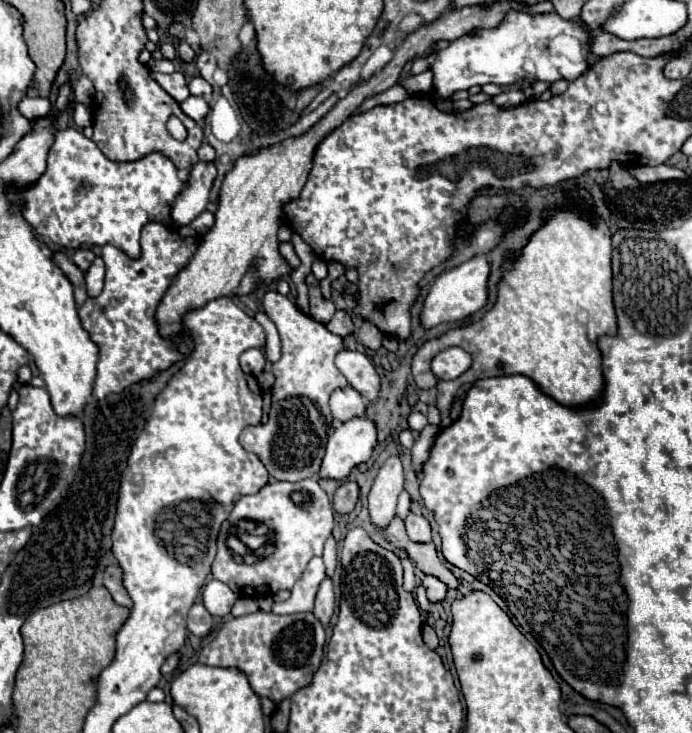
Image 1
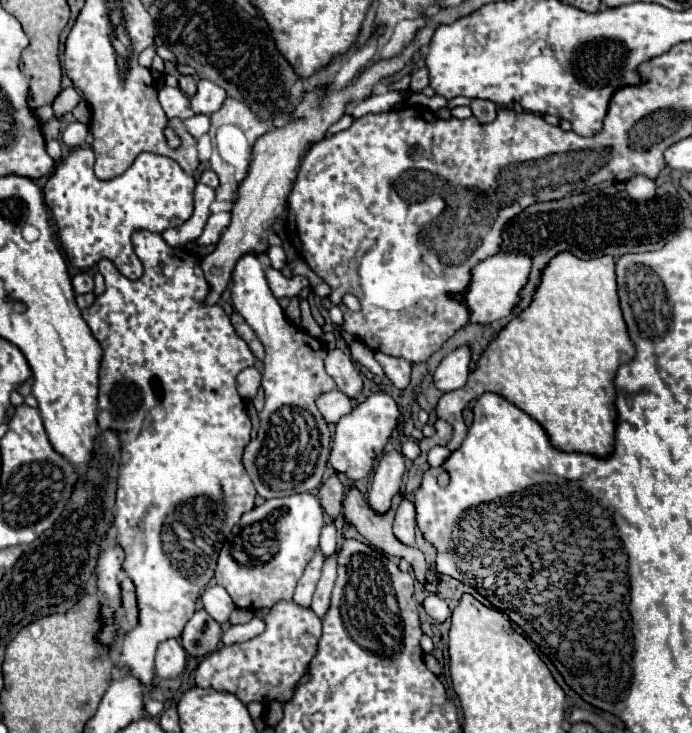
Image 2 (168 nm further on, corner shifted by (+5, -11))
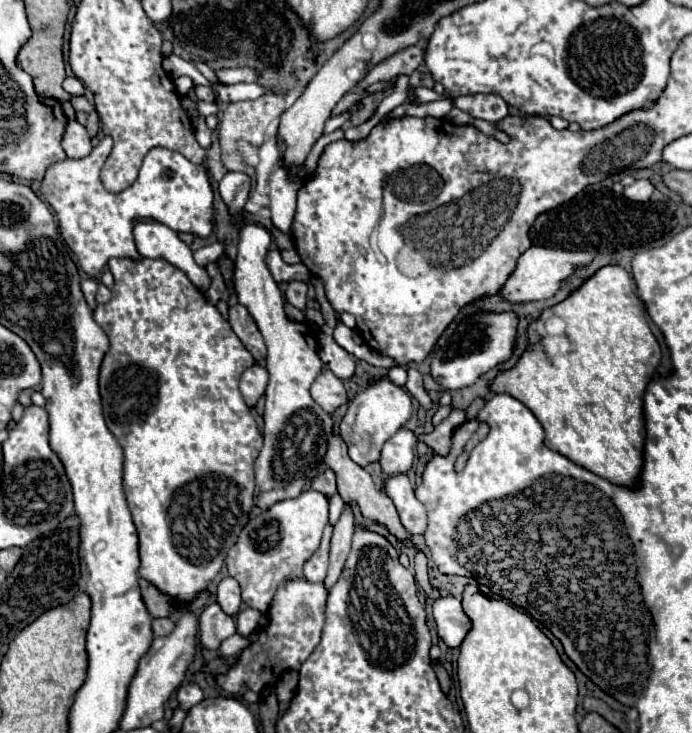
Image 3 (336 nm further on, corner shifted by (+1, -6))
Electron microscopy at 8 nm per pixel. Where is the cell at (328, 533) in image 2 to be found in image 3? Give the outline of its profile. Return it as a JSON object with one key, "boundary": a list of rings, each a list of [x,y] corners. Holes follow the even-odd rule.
{"boundary":[[[335,493],[331,499],[329,499],[329,523],[331,525],[335,525],[337,523],[337,519],[341,517],[341,511],[345,509],[345,503],[343,503],[343,499]]]}

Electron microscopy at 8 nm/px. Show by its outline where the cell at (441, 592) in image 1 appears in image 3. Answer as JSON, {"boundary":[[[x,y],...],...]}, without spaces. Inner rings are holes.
{"boundary":[[[439,597],[433,601],[433,617],[437,621],[437,633],[449,647],[459,647],[471,623],[461,609],[461,601],[455,597]]]}

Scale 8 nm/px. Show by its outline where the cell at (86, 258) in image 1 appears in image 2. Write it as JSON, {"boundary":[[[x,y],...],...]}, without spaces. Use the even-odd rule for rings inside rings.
{"boundary":[[[81,272],[73,278],[73,290],[75,294],[87,294],[93,292],[93,278],[87,272]]]}

